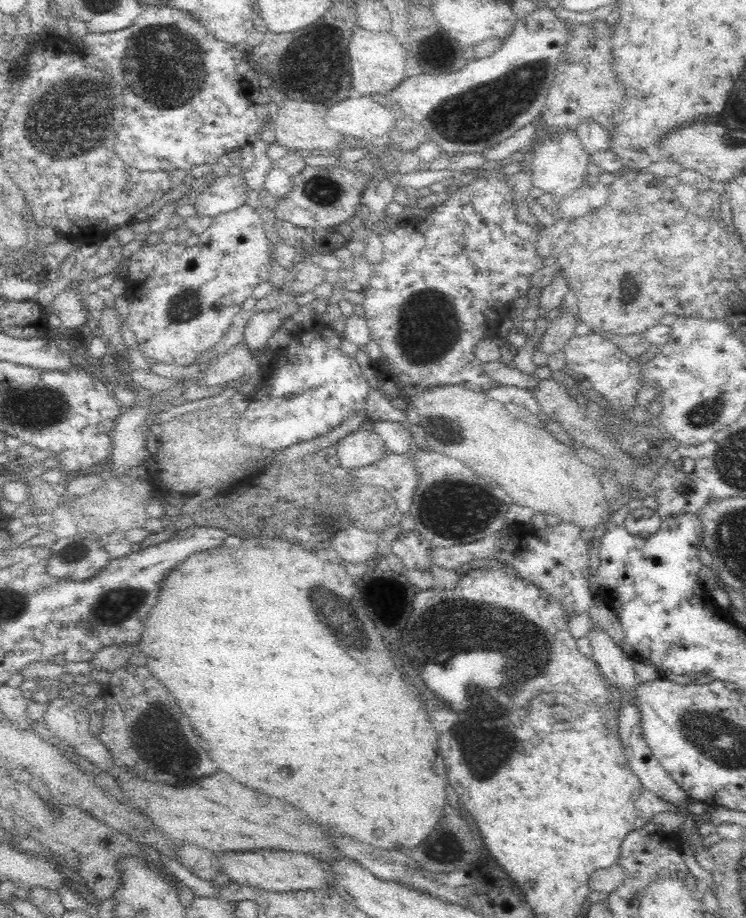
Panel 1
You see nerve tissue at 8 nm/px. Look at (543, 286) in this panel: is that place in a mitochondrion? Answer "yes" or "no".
no

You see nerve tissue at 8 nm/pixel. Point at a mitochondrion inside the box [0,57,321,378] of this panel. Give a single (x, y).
(72, 116)

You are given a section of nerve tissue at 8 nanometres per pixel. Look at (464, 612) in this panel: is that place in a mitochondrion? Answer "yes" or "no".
yes

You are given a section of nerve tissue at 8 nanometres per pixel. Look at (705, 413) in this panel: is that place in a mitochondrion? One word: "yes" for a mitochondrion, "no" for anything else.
yes

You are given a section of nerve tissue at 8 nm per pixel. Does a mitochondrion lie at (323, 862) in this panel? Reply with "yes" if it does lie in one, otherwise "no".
no

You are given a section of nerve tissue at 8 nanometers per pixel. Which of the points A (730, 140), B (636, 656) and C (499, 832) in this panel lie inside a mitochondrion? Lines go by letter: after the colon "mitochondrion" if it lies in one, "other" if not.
A: mitochondrion
B: other
C: other

